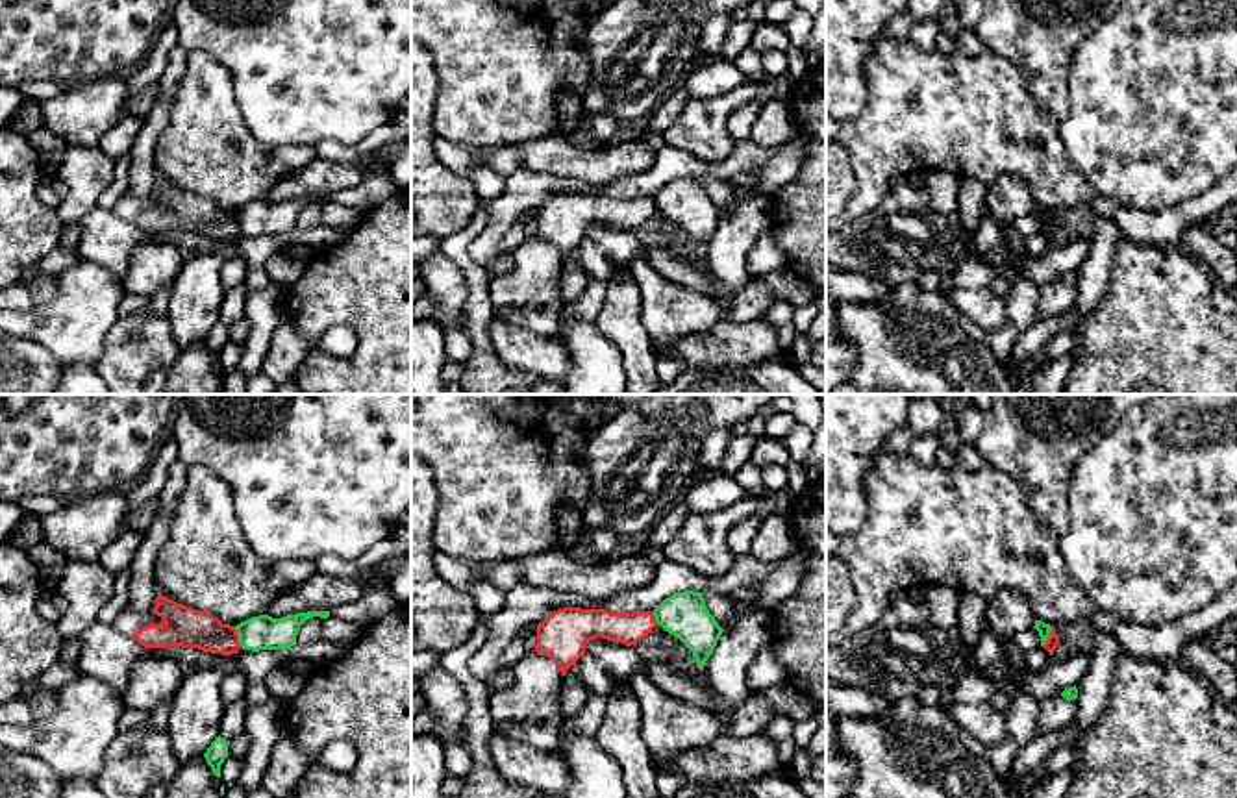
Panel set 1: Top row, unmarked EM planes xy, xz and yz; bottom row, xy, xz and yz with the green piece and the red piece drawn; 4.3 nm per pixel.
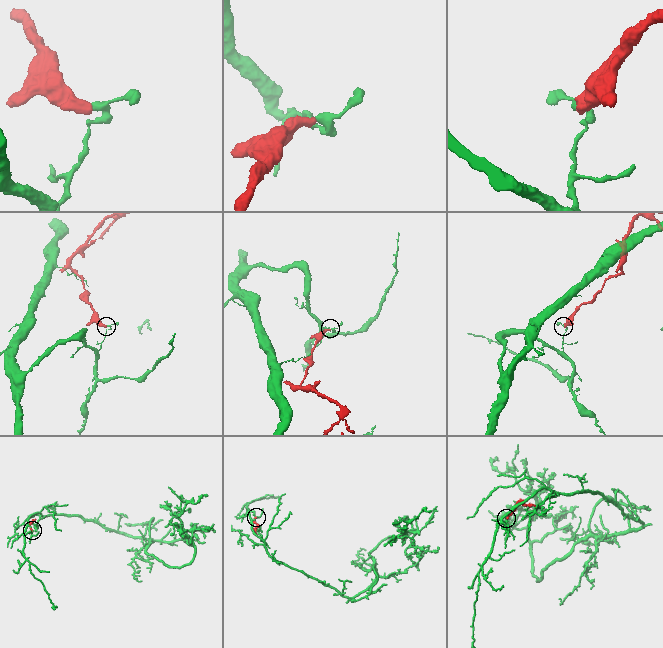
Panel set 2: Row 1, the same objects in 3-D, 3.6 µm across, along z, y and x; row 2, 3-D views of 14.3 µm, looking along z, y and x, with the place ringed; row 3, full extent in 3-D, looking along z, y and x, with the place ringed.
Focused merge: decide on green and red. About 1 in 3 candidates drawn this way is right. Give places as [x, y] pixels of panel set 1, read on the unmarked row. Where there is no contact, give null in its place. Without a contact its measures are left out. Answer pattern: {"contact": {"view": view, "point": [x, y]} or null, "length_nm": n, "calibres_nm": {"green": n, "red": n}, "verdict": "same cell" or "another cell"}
{"contact": {"view": "xy", "point": [239, 223]}, "length_nm": 100, "calibres_nm": {"green": 150, "red": 180}, "verdict": "another cell"}

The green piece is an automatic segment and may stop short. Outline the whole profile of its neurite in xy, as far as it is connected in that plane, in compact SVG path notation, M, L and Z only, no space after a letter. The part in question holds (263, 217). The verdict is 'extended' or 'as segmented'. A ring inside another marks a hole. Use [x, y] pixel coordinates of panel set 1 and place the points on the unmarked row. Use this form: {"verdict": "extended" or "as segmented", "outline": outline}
{"verdict": "as segmented", "outline": "M307 196L281 204L259 200L237 209L235 215L243 235L285 235L296 230L300 211L313 202L328 204L330 196Z"}

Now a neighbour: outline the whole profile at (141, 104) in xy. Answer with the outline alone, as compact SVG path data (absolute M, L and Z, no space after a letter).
M157 83L148 87L143 93L133 94L126 102L126 113L141 120L146 120L156 106L156 100L157 100Z

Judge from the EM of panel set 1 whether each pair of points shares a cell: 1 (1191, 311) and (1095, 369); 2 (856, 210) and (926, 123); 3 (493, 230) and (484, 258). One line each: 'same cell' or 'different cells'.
1: same cell
2: same cell
3: same cell

